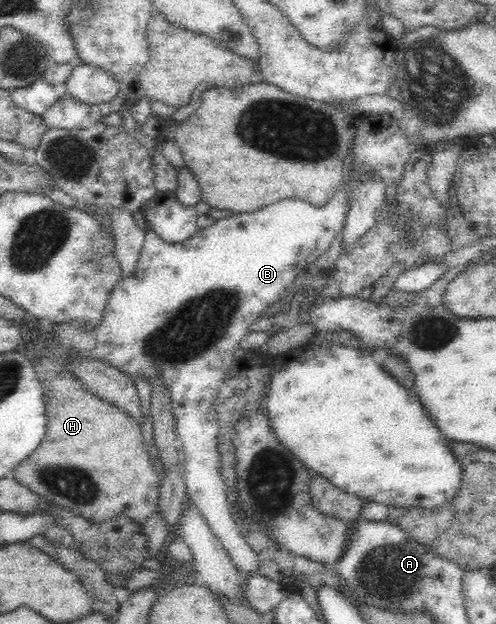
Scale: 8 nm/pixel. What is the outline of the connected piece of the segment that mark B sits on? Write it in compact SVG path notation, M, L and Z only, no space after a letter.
M361 114L355 118L356 136L351 149L352 166L346 172L348 178L345 185L325 205L317 207L308 201L287 198L251 213L233 213L216 219L209 227L199 227L182 243L168 243L153 230L145 230L144 245L133 273L124 275L109 292L105 311L95 327L85 327L78 323L47 324L40 331L39 337L29 340L32 345L41 345L46 349L47 358L61 360L65 367L68 367L71 360L105 360L119 372L131 376L133 384L139 378L146 380L151 394L157 388L169 392L169 412L173 414L173 430L183 461L186 495L201 510L205 522L223 544L243 582L263 575L260 573L262 569L256 553L244 538L241 525L235 520L227 497L225 478L221 476L216 395L220 387L229 381L229 371L233 363L238 361L234 353L240 347L240 341L251 333L251 325L266 315L268 305L291 291L299 274L305 272L308 265L327 251L341 234L356 187L364 182L364 177L367 174L377 174L385 187L398 185L402 180L409 156L419 147L408 140L398 123L399 116L391 114Z

